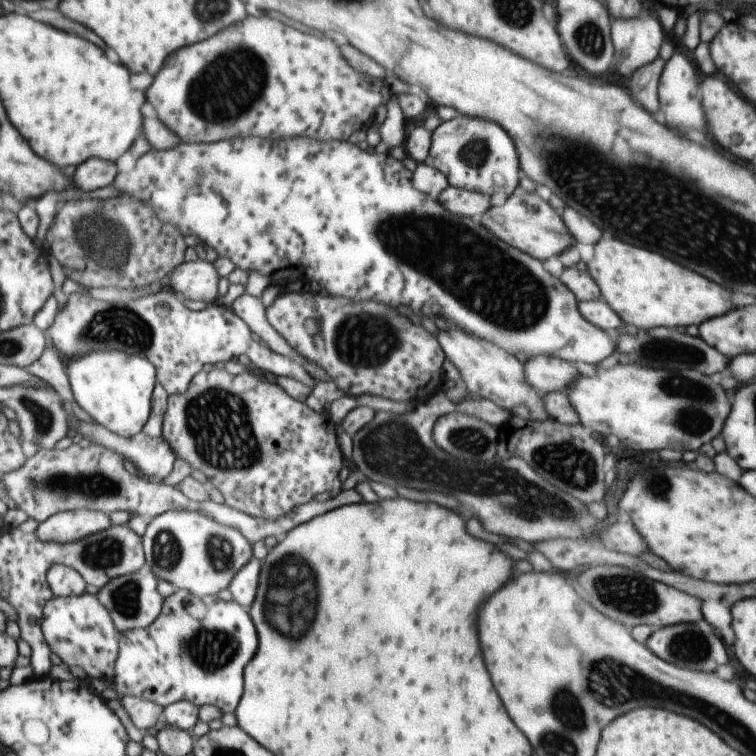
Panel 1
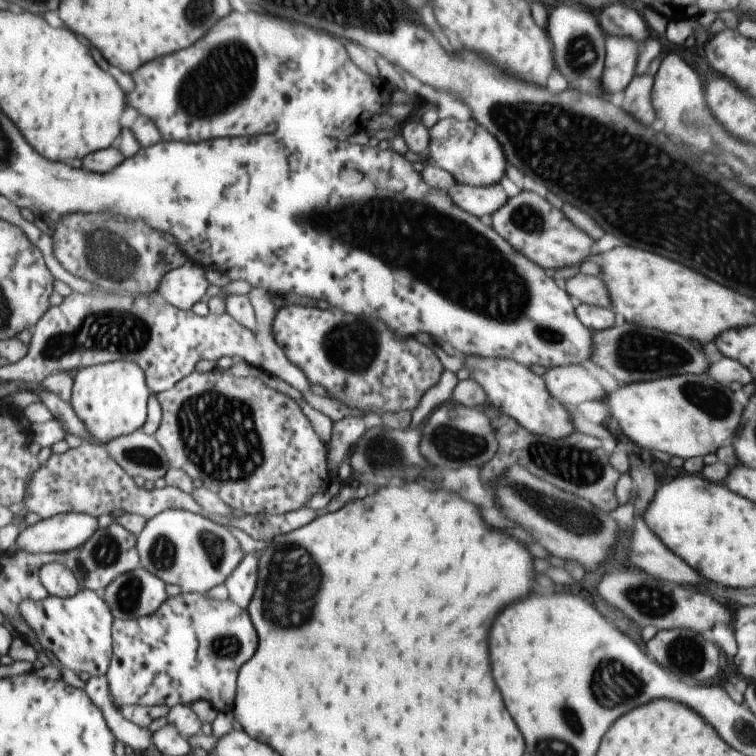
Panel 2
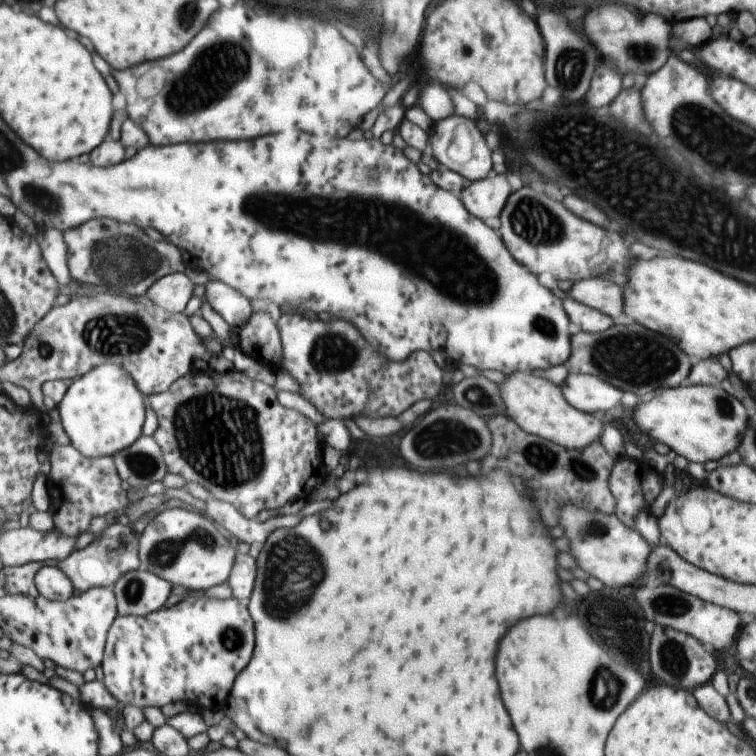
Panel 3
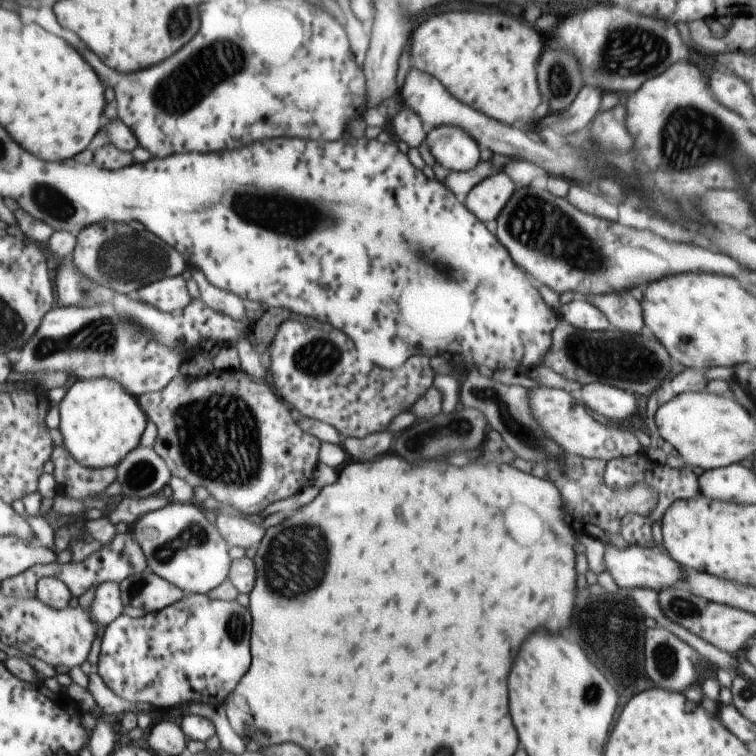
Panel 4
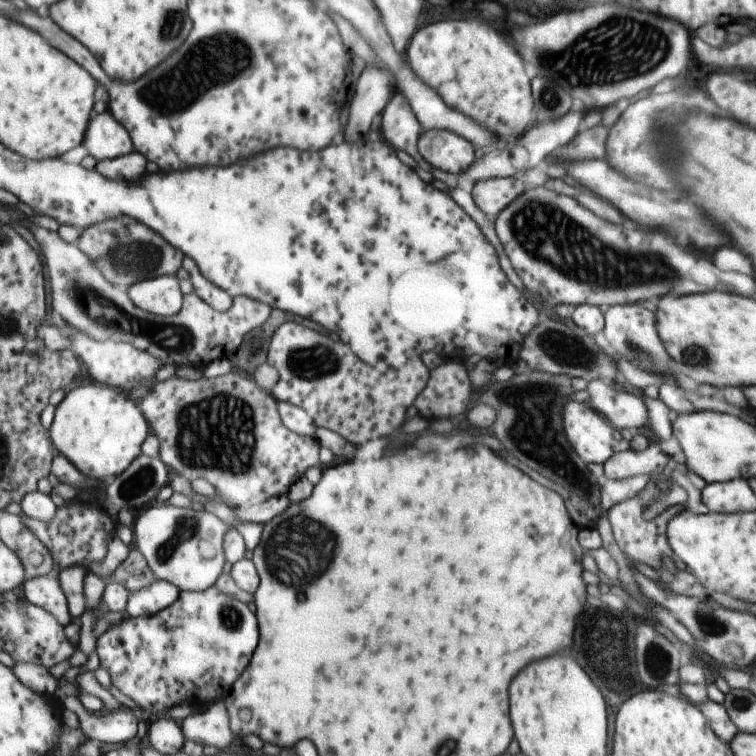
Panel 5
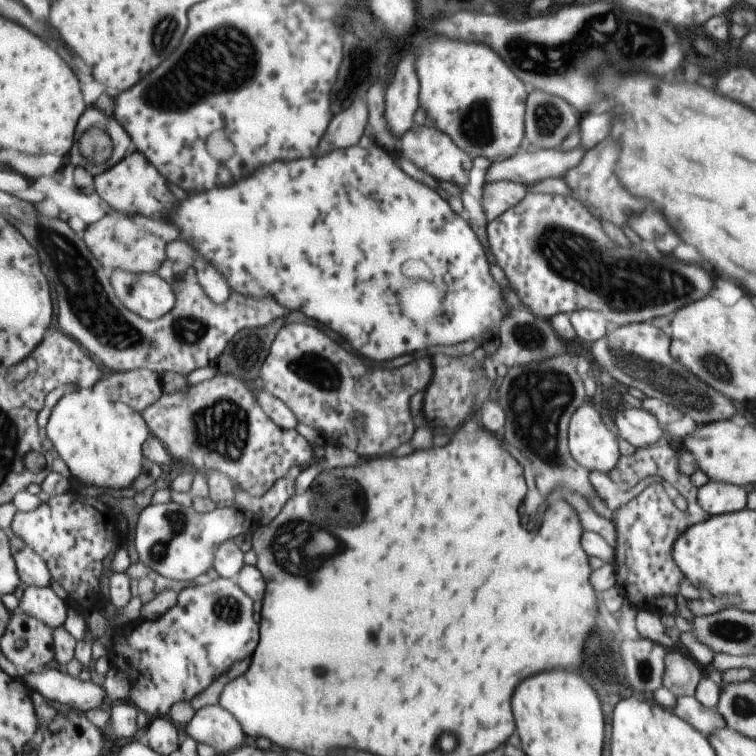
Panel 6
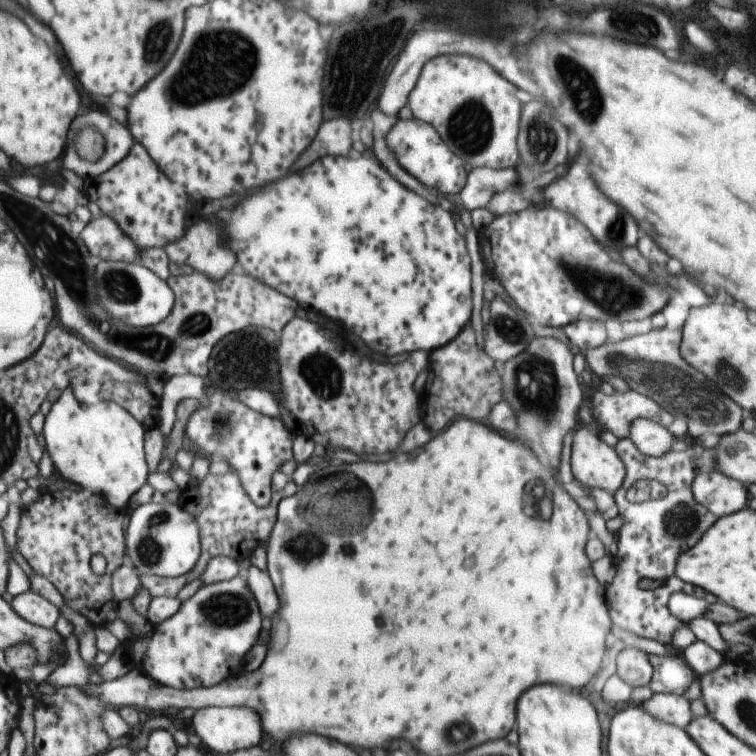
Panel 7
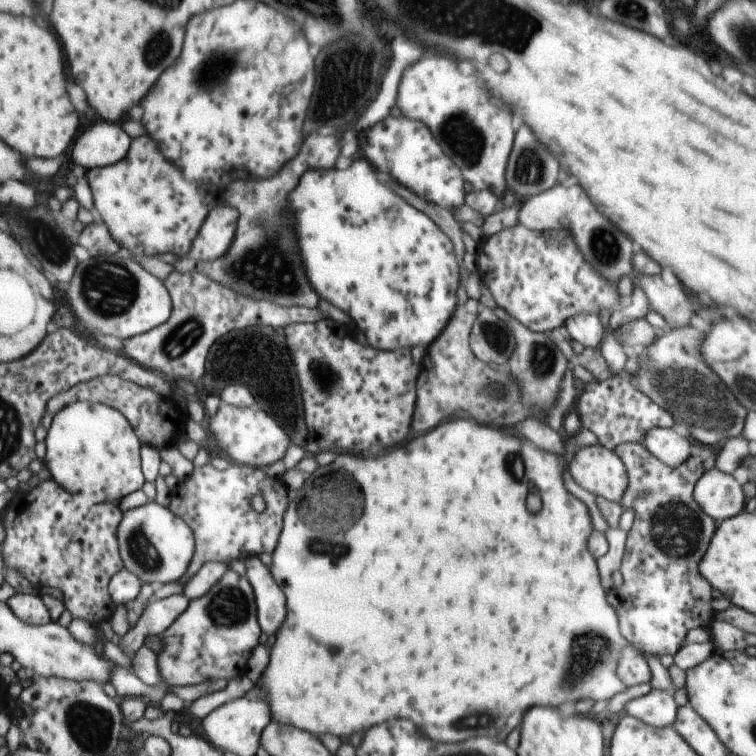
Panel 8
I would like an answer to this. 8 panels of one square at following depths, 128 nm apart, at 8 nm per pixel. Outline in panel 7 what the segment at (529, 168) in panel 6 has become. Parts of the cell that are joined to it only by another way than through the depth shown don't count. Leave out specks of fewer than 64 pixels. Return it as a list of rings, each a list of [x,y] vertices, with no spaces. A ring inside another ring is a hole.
[[[505,168],[505,170],[471,169],[471,172],[467,174],[466,184],[459,192],[459,198],[462,206],[471,211],[474,208],[485,207],[493,194],[515,186],[516,182],[517,172],[513,168]]]

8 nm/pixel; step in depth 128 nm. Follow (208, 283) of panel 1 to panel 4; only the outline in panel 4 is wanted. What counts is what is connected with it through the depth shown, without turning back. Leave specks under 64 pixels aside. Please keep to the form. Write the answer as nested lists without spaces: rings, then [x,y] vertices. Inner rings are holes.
[[[181,275],[164,278],[139,289],[136,296],[157,310],[177,313],[193,302],[187,282]]]

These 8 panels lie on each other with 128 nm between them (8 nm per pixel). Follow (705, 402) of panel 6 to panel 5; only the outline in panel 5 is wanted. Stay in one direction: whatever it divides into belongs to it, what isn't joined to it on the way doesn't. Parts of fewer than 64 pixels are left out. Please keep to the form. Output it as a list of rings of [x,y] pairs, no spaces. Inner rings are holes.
[[[631,304],[629,306],[608,306],[603,310],[604,315],[604,337],[609,343],[609,349],[621,354],[627,362],[642,371],[659,373],[663,375],[663,381],[656,383],[655,388],[662,384],[674,384],[679,386],[679,380],[685,379],[685,375],[679,371],[667,368],[664,359],[665,350],[657,332],[655,331],[655,316],[643,306]]]

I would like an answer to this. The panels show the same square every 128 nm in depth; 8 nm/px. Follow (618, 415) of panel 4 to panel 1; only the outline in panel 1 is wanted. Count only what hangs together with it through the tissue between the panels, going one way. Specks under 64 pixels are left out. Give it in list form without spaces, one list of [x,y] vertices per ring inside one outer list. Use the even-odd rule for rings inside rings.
[[[547,355],[529,357],[522,366],[527,384],[541,395],[564,393],[567,386],[579,376],[574,364]]]

